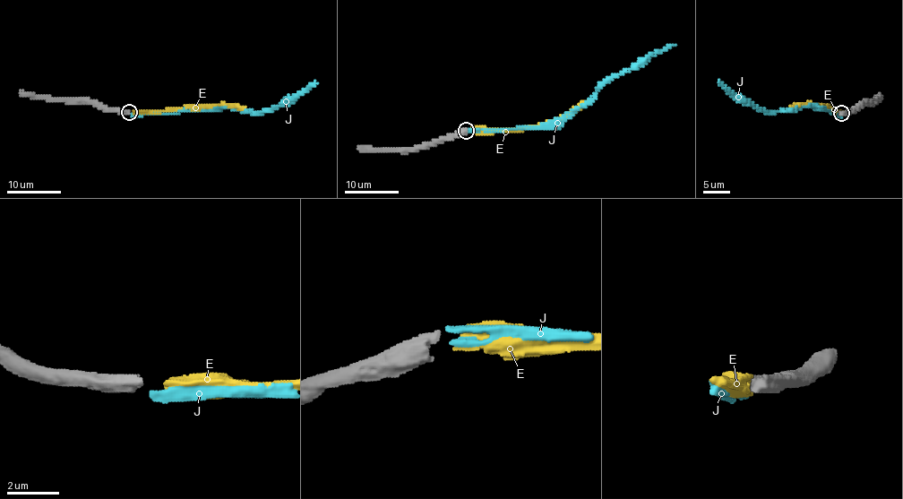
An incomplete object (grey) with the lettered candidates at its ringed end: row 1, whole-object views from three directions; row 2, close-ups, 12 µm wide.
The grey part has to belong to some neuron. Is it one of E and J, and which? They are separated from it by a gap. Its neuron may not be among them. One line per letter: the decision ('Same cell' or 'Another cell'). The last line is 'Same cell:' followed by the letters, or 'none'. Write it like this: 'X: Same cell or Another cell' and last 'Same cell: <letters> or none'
E: Same cell
J: Another cell
Same cell: E

